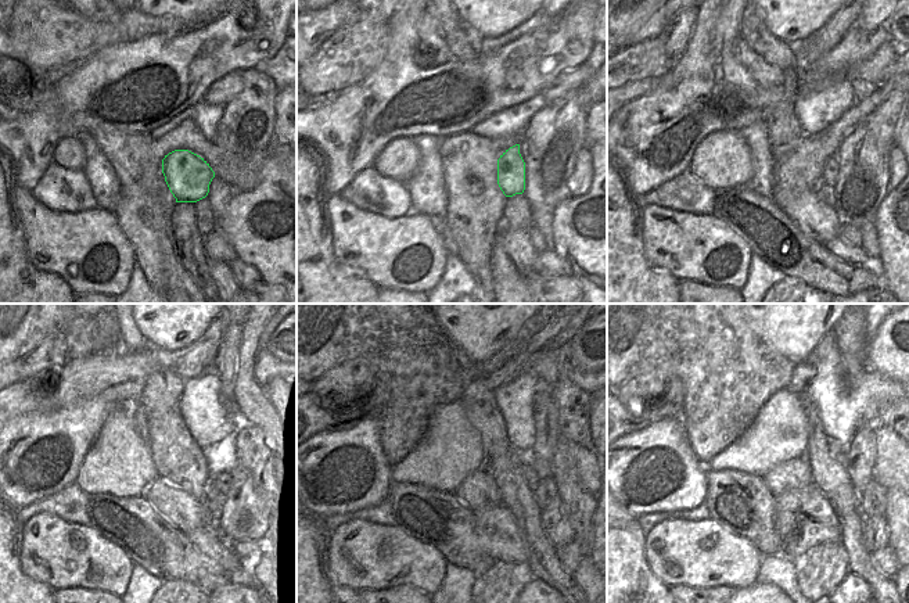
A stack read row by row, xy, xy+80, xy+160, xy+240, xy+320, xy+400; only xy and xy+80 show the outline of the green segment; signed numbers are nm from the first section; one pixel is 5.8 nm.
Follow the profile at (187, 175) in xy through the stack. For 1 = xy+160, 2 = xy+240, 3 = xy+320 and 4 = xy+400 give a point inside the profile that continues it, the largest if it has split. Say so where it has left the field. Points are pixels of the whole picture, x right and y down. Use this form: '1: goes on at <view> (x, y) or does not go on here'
1: goes on at xy+160 (830, 171)
2: goes on at xy+240 (216, 490)
3: goes on at xy+320 (545, 491)
4: goes on at xy+400 (870, 498)

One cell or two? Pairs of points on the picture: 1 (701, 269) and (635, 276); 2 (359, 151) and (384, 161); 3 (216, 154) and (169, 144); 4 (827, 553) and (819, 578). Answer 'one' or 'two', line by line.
1: two
2: two
3: one
4: one

